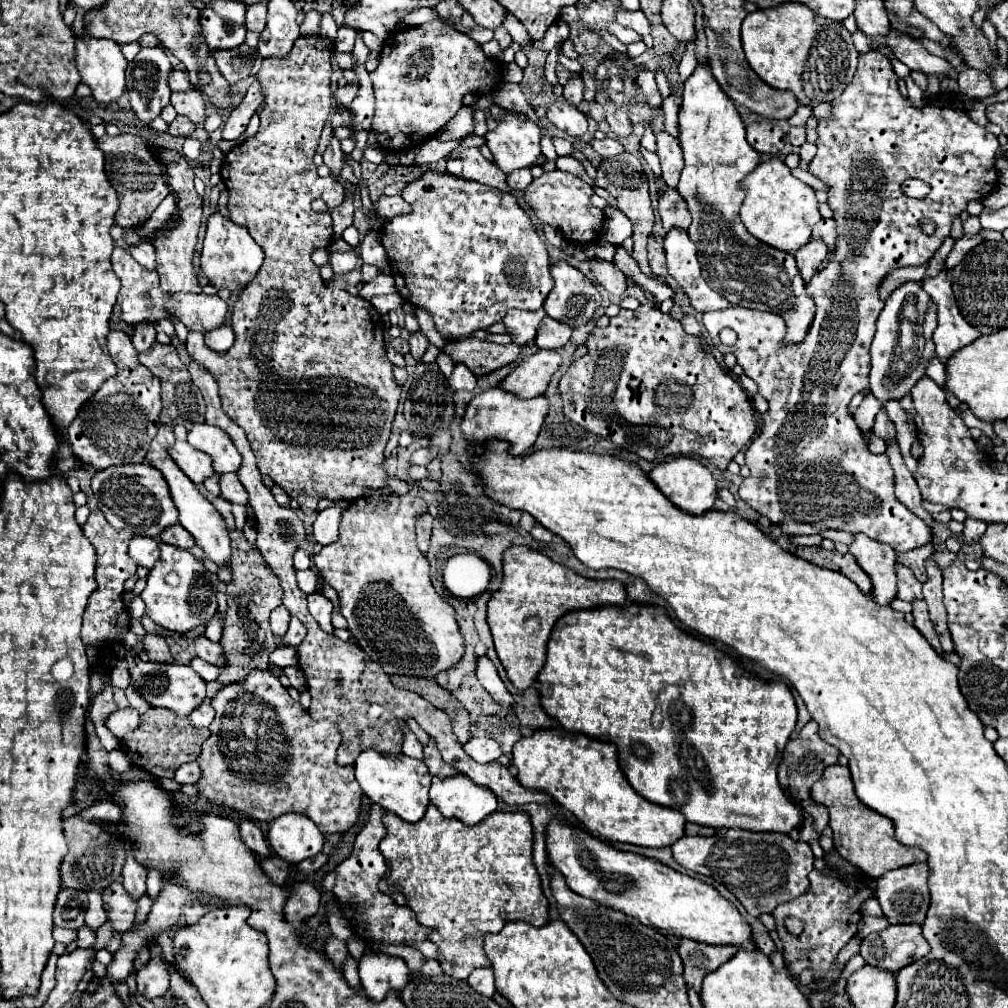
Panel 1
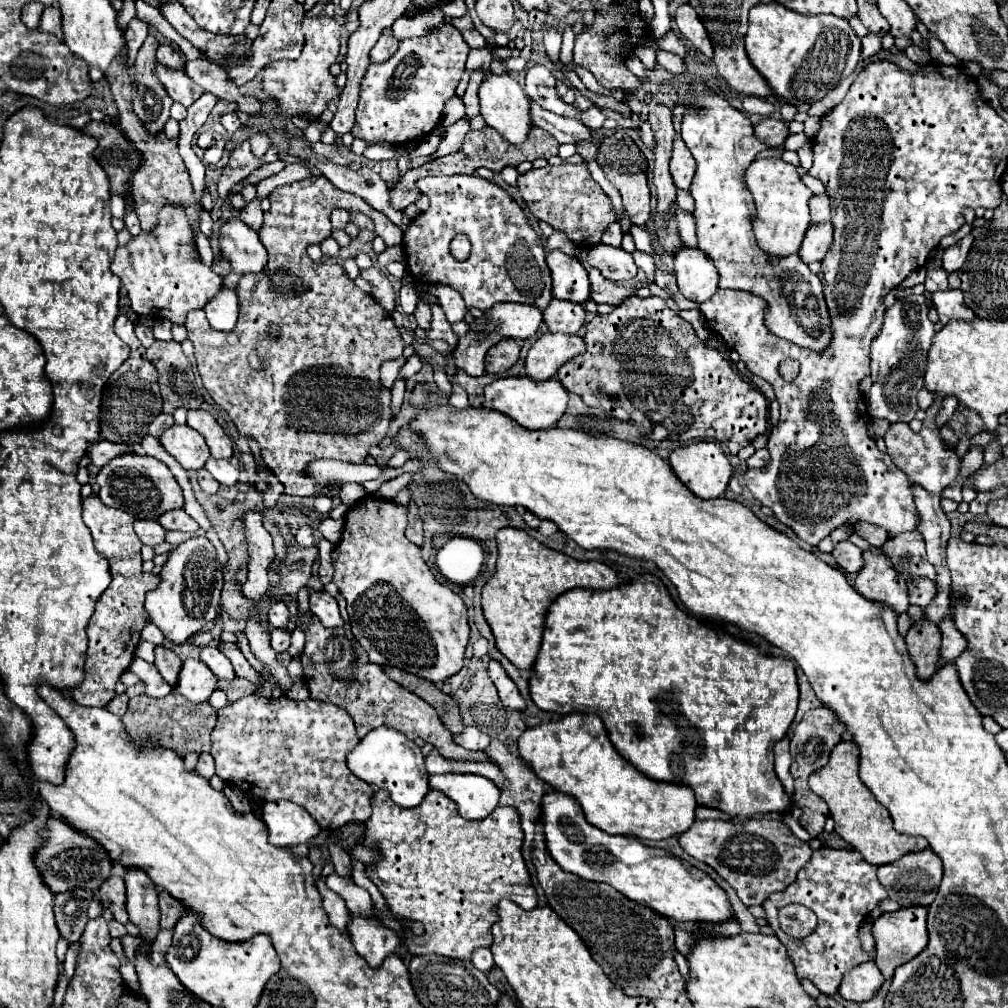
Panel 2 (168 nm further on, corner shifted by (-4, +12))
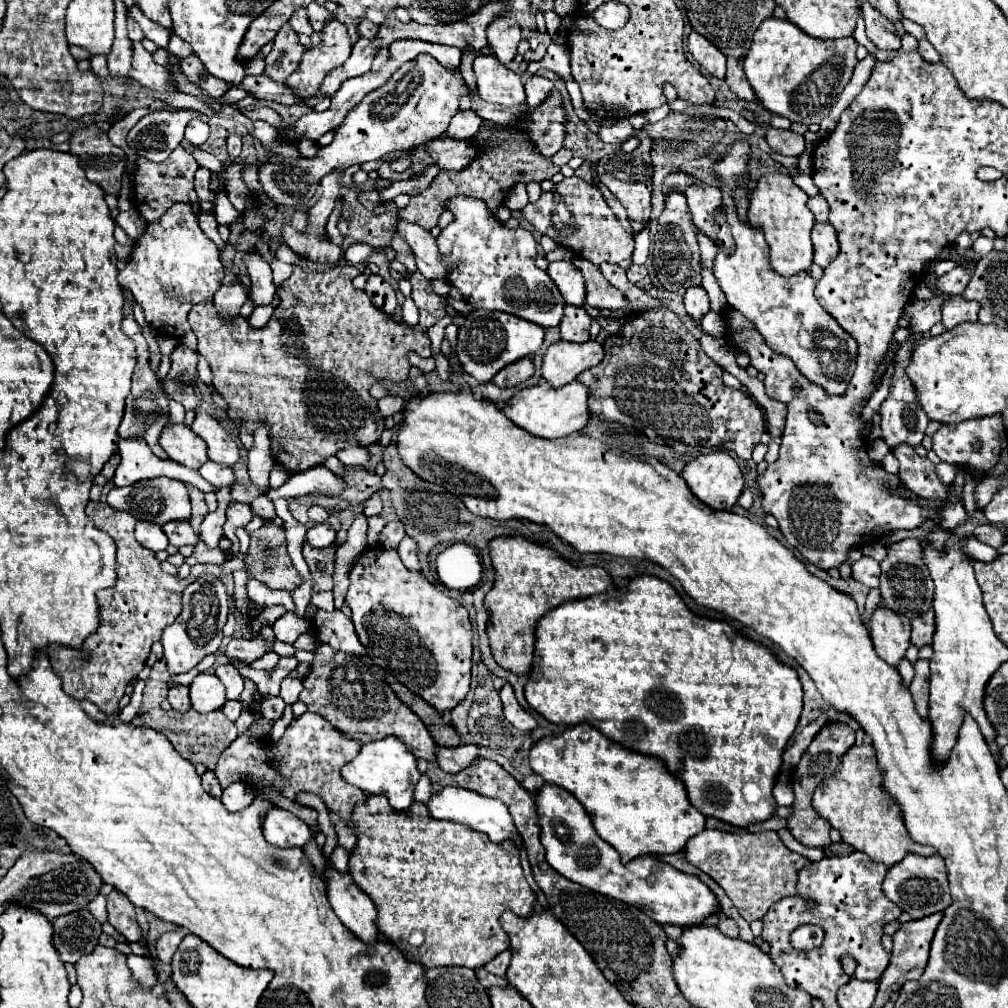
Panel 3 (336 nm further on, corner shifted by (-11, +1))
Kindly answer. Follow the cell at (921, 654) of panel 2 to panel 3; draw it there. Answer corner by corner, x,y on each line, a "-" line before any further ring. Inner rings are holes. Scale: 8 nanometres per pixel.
918,660
914,664
916,668
916,676
910,684
910,694
914,698
916,704
916,712
926,718
928,716
928,684
930,684
930,668
926,660

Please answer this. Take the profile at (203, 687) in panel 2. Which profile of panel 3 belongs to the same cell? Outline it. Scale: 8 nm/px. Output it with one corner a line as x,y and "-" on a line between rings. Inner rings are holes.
204,672
204,674
198,674
190,684
190,700
196,712
208,714
224,706
226,692
222,688
222,682
214,674

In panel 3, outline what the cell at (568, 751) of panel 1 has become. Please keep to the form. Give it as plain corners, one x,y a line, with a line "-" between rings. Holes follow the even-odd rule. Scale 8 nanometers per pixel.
590,724
572,726
564,730
560,736
546,736
538,740
530,750
530,766
536,774
544,778
544,782
568,790
586,808
596,832
602,840
606,840
610,846
618,850
622,862
628,862
644,854
676,854
684,850
686,842
692,836
704,830
706,818
690,804
690,800
686,800
686,790
682,788
682,782
668,772
662,760
614,744

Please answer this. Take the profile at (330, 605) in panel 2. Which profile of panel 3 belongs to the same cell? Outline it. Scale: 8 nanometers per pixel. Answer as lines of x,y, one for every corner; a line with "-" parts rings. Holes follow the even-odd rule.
318,610
314,616
314,628
318,632
320,644
328,644
334,650
350,652
356,656
366,654
366,648
360,644
352,620
344,612
340,612
340,610
334,610
334,612

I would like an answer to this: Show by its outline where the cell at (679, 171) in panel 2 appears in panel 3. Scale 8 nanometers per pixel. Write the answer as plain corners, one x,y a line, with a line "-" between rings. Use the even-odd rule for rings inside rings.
696,180
696,184
692,184
686,190
686,198
688,198
688,206
690,206
696,228
702,234
706,234
716,246
724,248
726,254
734,252
732,232
724,218
722,192
718,188
712,188

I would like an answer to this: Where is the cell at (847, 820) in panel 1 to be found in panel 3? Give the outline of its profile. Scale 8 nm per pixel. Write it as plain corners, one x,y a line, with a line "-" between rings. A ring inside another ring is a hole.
870,744
852,746
840,760
840,766
816,788
812,798
814,810
842,834
842,840
856,850
866,852
874,862
882,862
888,868
900,862
906,854
932,856
932,846
914,842
904,826
902,810
896,800
882,788
882,772
878,768
876,750

